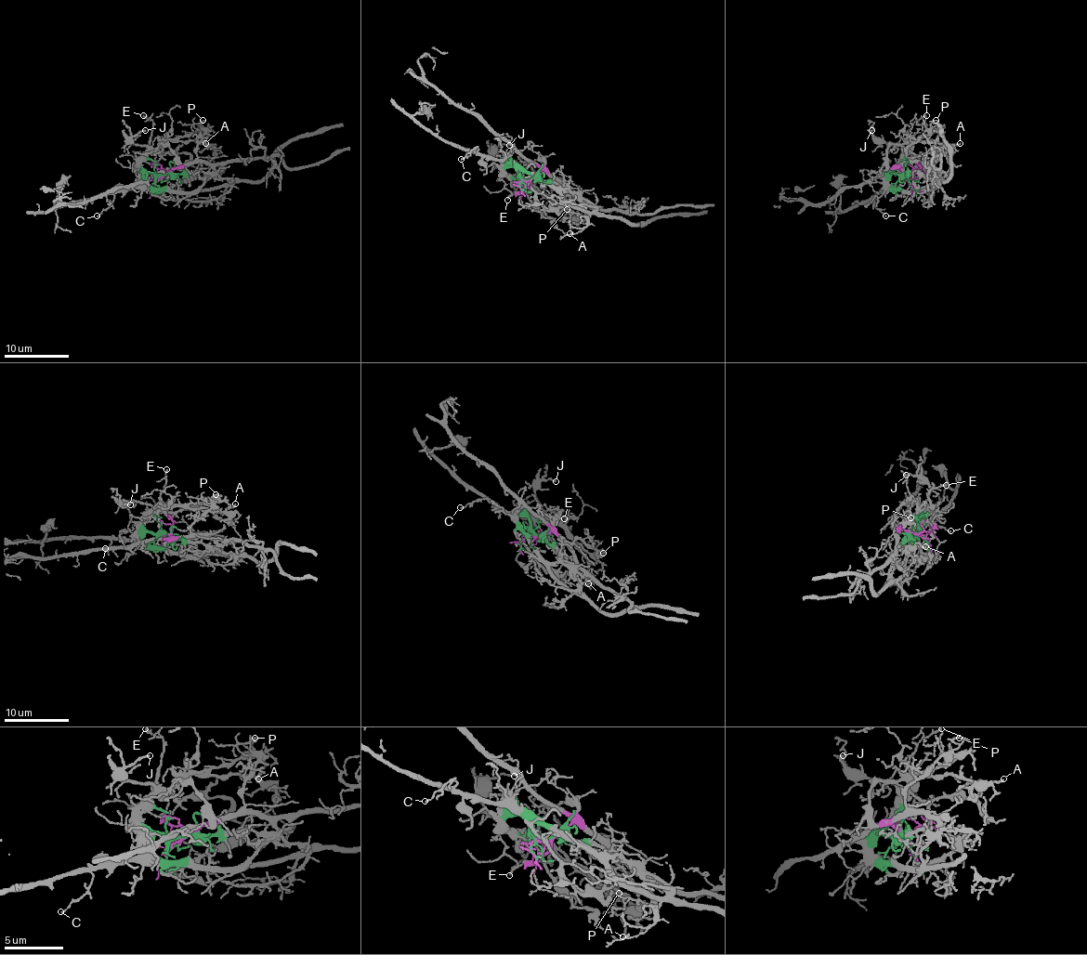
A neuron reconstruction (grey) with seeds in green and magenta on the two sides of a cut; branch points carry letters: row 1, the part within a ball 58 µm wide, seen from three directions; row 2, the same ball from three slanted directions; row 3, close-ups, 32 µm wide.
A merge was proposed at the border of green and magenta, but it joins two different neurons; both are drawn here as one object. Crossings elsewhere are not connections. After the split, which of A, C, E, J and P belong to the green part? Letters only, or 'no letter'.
A, C, E, J

